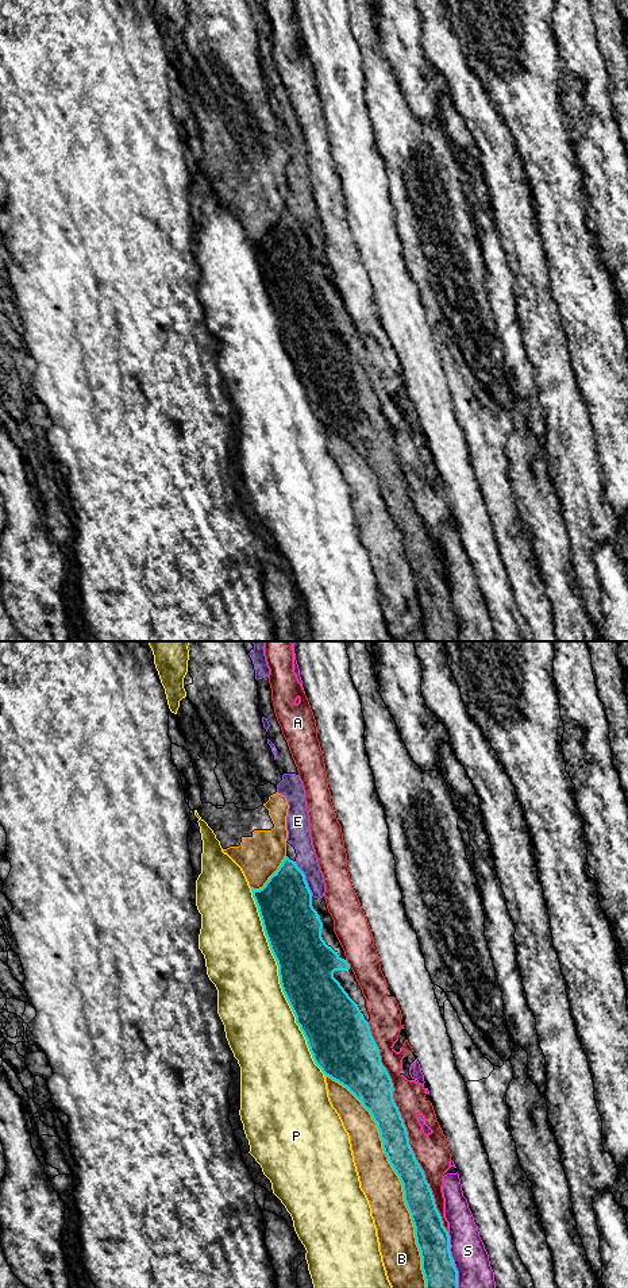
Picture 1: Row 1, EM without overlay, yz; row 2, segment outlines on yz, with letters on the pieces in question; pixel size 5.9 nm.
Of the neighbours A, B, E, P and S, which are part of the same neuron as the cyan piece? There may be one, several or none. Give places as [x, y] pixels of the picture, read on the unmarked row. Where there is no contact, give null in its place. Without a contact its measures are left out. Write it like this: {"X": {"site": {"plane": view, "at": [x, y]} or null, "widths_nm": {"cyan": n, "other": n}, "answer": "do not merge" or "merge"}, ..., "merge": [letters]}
{"A": {"site": {"plane": "yz", "at": [405, 479]}, "widths_nm": {"cyan": 190, "other": 200}, "answer": "do not merge"}, "B": {"site": {"plane": "yz", "at": [399, 529]}, "widths_nm": {"cyan": 170, "other": 220}, "answer": "do not merge"}, "E": {"site": {"plane": "yz", "at": [304, 231]}, "widths_nm": {"cyan": 320, "other": 130}, "answer": "merge"}, "P": {"site": {"plane": "yz", "at": [280, 332]}, "widths_nm": {"cyan": 340, "other": 400}, "answer": "do not merge"}, "S": {"site": {"plane": "yz", "at": [453, 612]}, "widths_nm": {"cyan": 200, "other": 220}, "answer": "do not merge"}, "merge": ["E"]}

